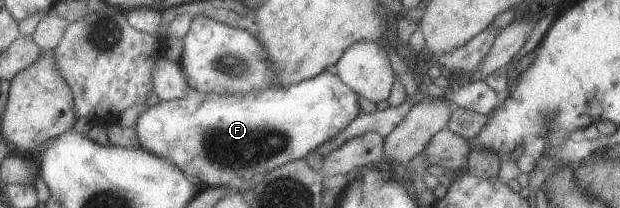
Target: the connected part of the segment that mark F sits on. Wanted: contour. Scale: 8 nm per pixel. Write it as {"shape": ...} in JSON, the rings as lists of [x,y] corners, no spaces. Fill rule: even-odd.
{"shape":[[[327,70],[312,79],[288,87],[259,89],[250,93],[222,95],[196,91],[186,99],[163,101],[148,108],[138,120],[137,134],[145,149],[171,159],[193,181],[207,182],[211,187],[239,185],[257,174],[271,172],[297,159],[303,159],[324,142],[333,141],[339,132],[359,114],[359,95],[339,75]]]}

